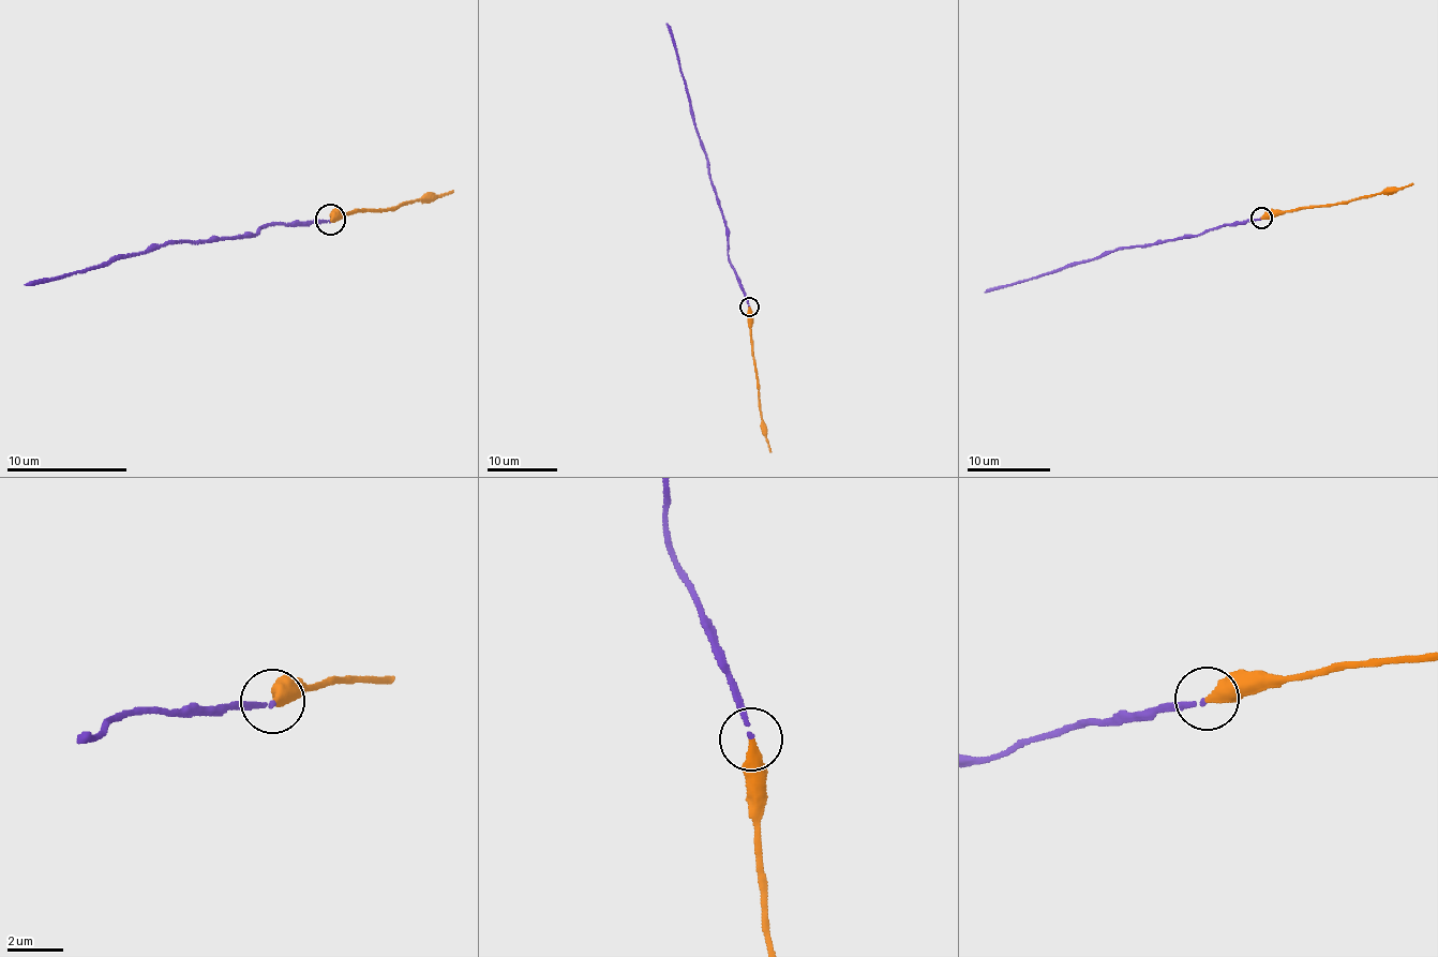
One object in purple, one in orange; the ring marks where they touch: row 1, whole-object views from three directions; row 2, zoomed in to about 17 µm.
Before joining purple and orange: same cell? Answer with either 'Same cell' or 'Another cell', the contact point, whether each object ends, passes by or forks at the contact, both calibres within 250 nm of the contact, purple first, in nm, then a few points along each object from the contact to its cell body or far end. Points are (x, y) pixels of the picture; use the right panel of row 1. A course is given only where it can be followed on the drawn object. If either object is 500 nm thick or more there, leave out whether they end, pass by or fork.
Same cell. Place: (1261, 218). At the ring purple ends. At the ring orange ends. Thickness 130 nm (purple) against 400 nm. Course of purple: (1260, 218), (1234, 222), (1196, 236), (1119, 248), (1088, 262), (1072, 263), (1025, 281), (985, 292). Course of orange: (1260, 218), (1394, 193), (1413, 183)

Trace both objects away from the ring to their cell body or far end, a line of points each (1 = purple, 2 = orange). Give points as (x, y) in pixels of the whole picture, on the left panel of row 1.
1: (331, 220), (268, 225), (252, 236), (173, 241), (133, 256), (119, 255), (70, 275), (24, 284)
2: (331, 220), (354, 211), (427, 202), (452, 191)

